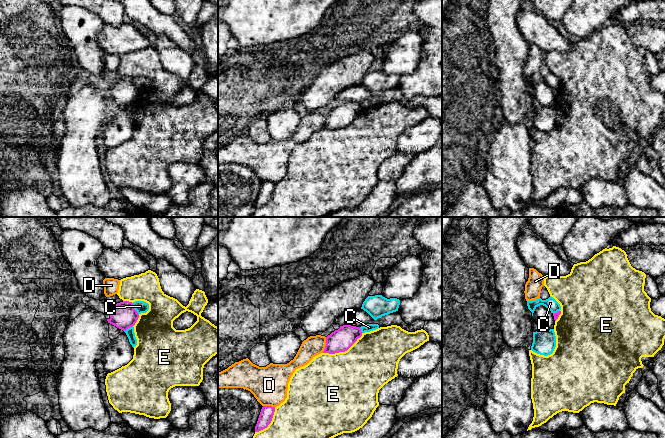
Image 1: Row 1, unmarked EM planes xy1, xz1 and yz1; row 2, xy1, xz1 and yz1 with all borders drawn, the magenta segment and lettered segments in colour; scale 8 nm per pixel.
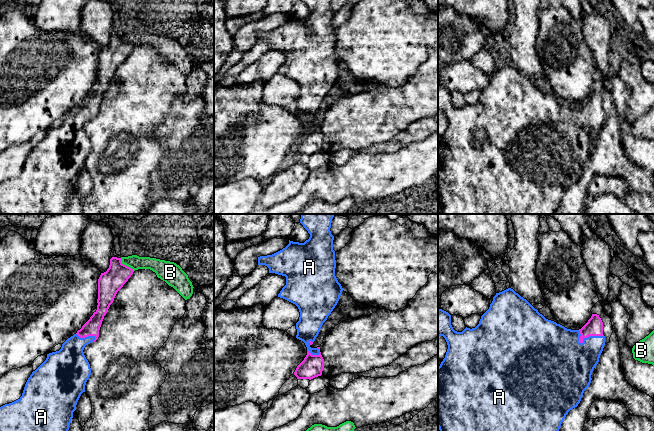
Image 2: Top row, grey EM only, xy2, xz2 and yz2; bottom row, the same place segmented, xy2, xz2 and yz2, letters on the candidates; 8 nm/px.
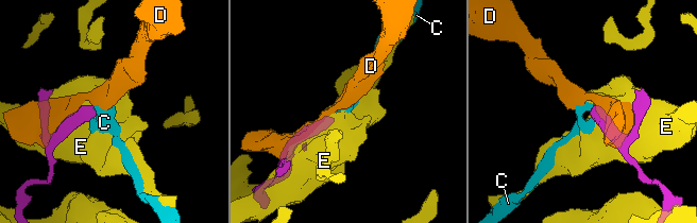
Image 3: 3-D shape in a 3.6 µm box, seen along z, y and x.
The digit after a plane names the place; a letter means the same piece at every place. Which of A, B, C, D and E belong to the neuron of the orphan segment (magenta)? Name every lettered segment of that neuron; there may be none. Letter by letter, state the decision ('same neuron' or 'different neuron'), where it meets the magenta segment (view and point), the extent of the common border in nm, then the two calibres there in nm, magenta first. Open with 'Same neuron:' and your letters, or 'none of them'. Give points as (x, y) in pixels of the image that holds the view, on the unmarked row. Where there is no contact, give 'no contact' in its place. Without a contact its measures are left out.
Same neuron: A
A: same neuron; contact yz2 (590, 111); length 220 nm; calibres 140 and 320 nm
B: different neuron; contact xy2 (125, 41); length 160 nm; calibres 190 and 120 nm
C: different neuron; contact xy1 (134, 85); length 110 nm; calibres 200 and 100 nm
D: different neuron; contact xz1 (326, 121); length 130 nm; calibres 180 and 160 nm
E: different neuron; contact xz1 (343, 127); length 360 nm; calibres 180 and 500 nm

